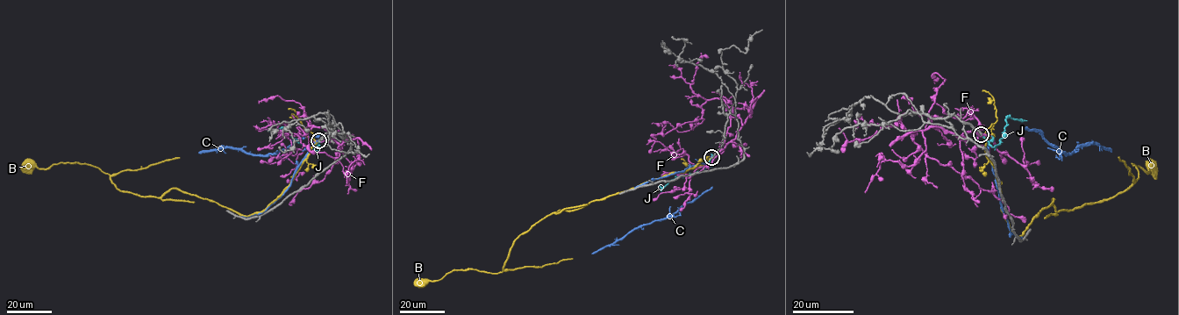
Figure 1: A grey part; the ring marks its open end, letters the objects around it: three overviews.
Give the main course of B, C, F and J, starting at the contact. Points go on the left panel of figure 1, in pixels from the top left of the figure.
B: (318, 141), (284, 190), (249, 215), (176, 189), (158, 197), (122, 191), (87, 164), (30, 163)
C: (318, 140), (312, 146), (318, 137), (300, 137), (270, 155), (247, 153), (232, 147), (199, 153)
F: (319, 141), (356, 138), (338, 144), (322, 128), (309, 125), (304, 108), (294, 101), (276, 96), (259, 103)
J: (319, 141), (316, 150), (301, 144), (282, 127), (266, 129)

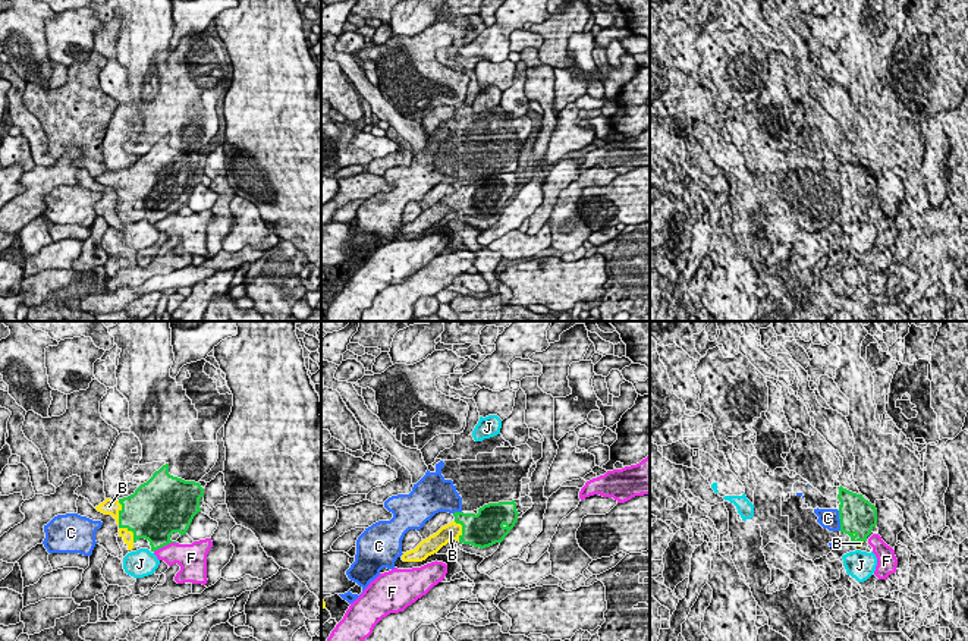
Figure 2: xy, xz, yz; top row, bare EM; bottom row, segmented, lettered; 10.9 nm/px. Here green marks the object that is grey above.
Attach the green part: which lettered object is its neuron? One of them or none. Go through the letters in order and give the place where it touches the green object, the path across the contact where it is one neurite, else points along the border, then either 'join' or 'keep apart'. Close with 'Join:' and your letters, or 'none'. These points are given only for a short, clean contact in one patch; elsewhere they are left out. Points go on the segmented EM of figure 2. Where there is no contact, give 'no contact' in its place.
B: xy (119, 512) | join
C: yz (841, 521) | keep apart
F: xy (164, 544) | keep apart
J: no contact | keep apart
Join: B

